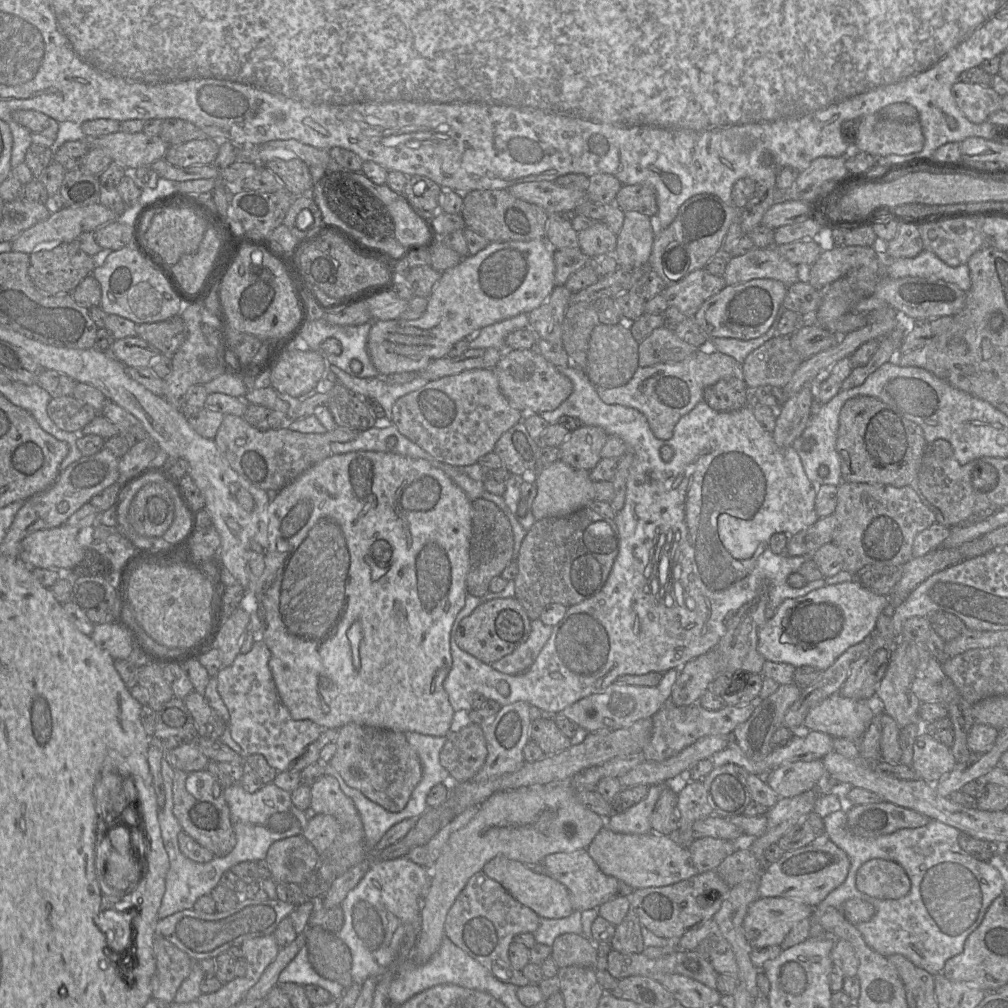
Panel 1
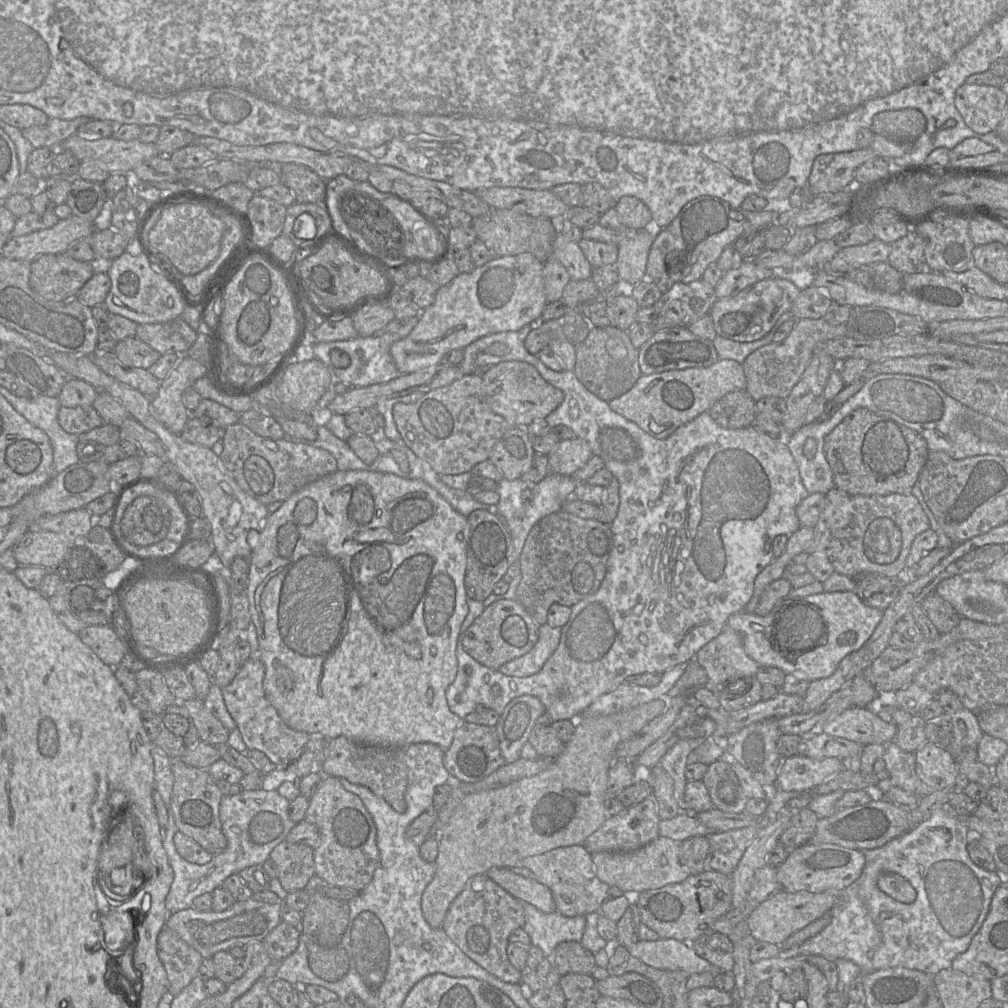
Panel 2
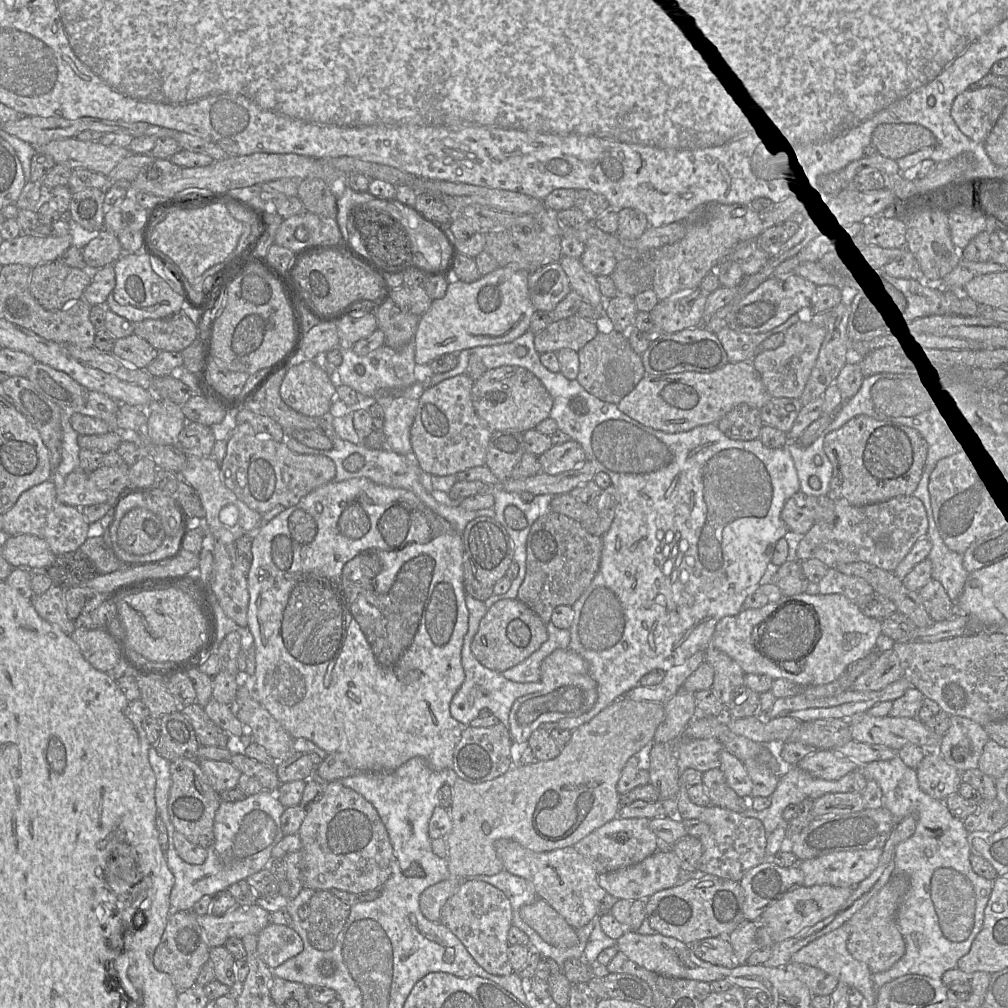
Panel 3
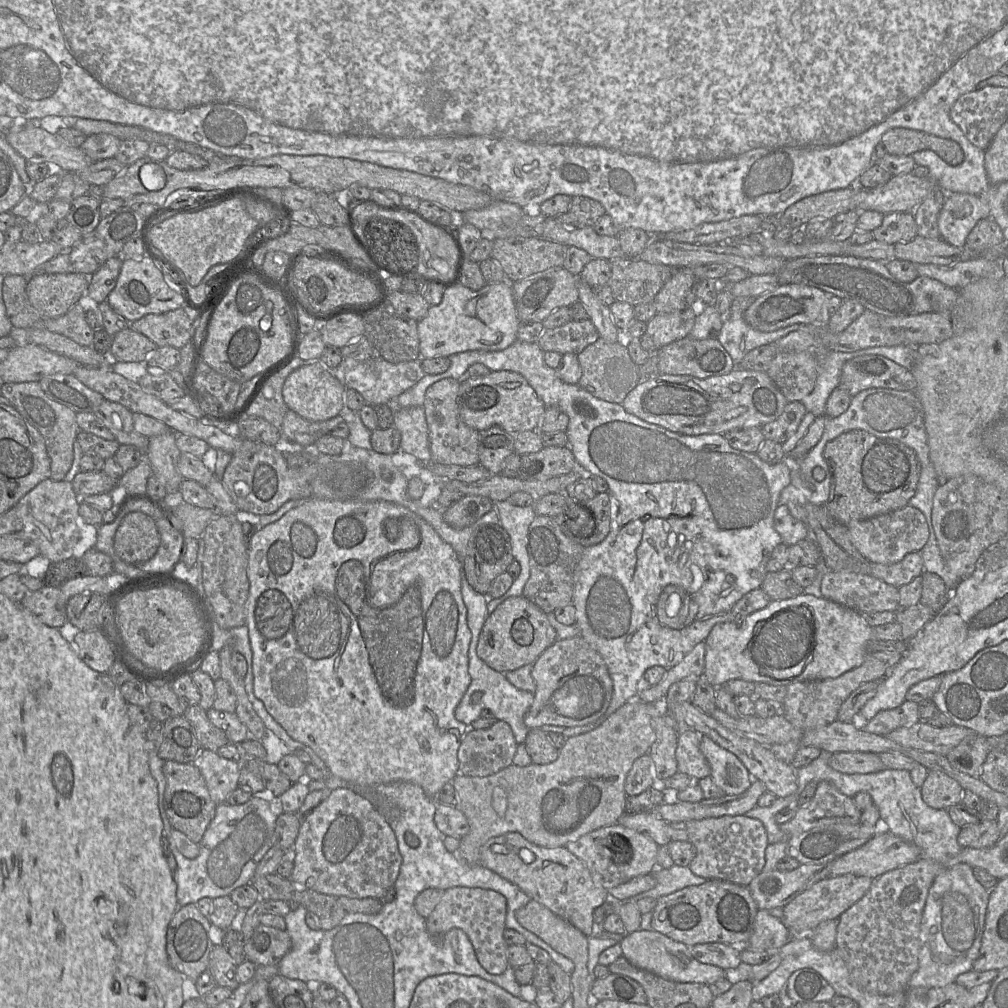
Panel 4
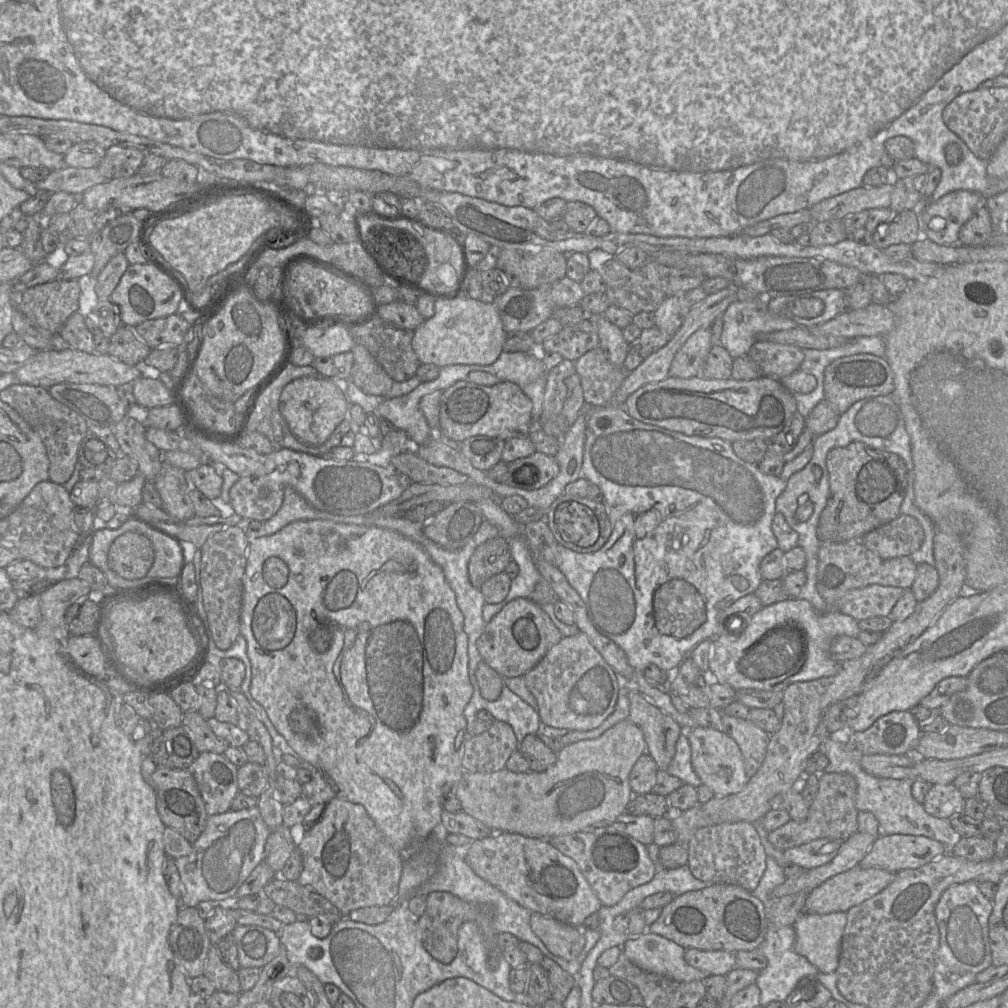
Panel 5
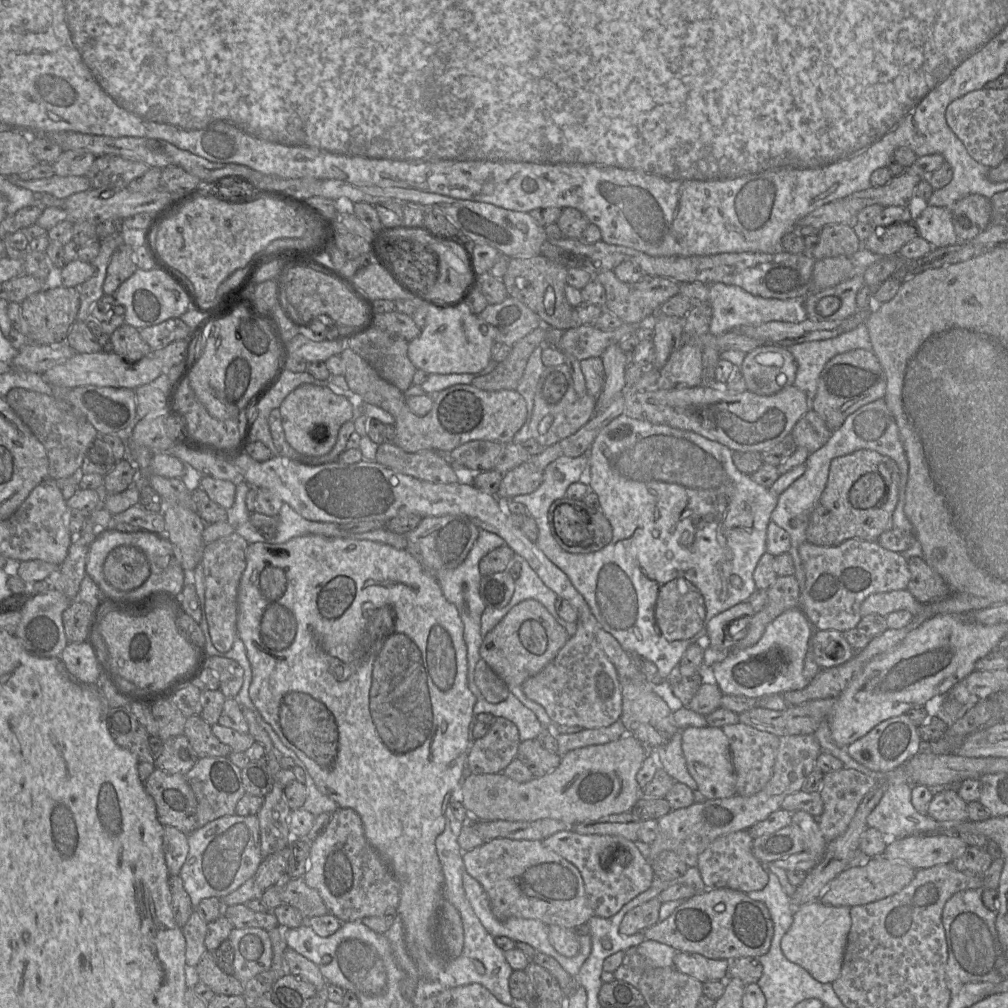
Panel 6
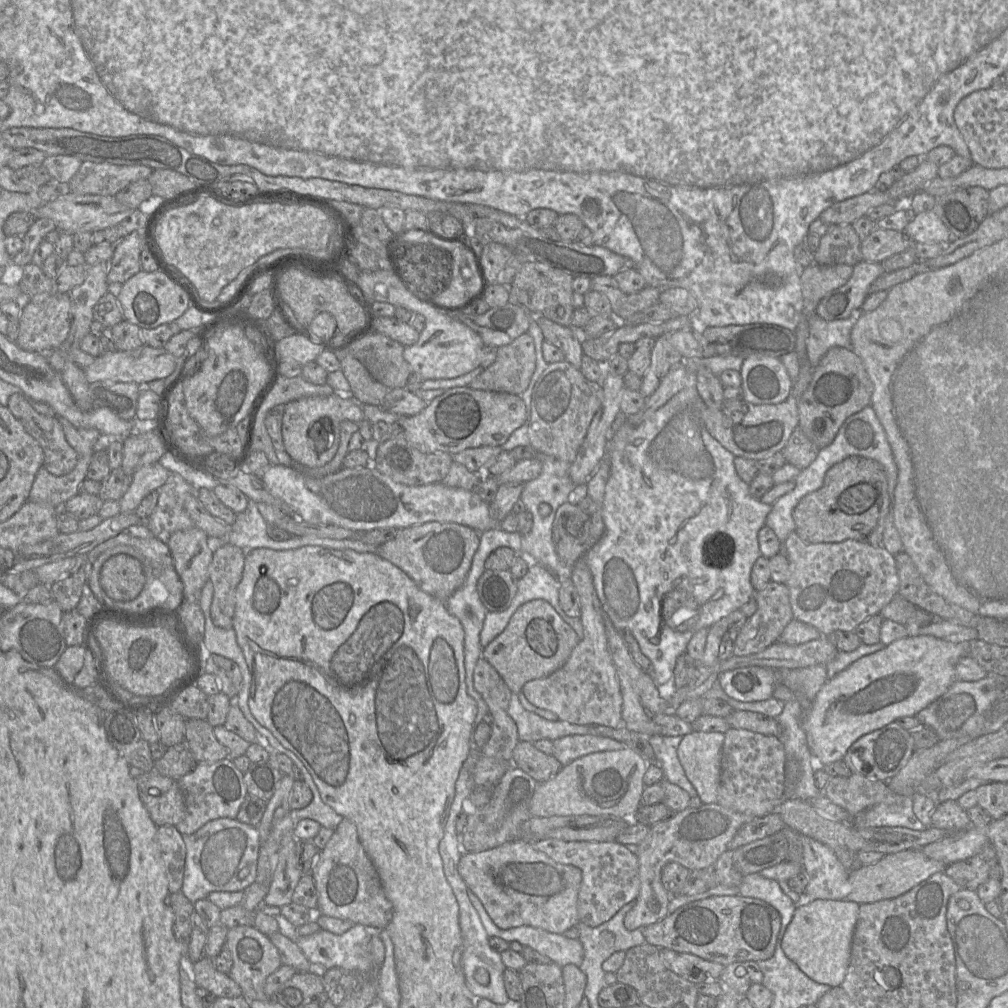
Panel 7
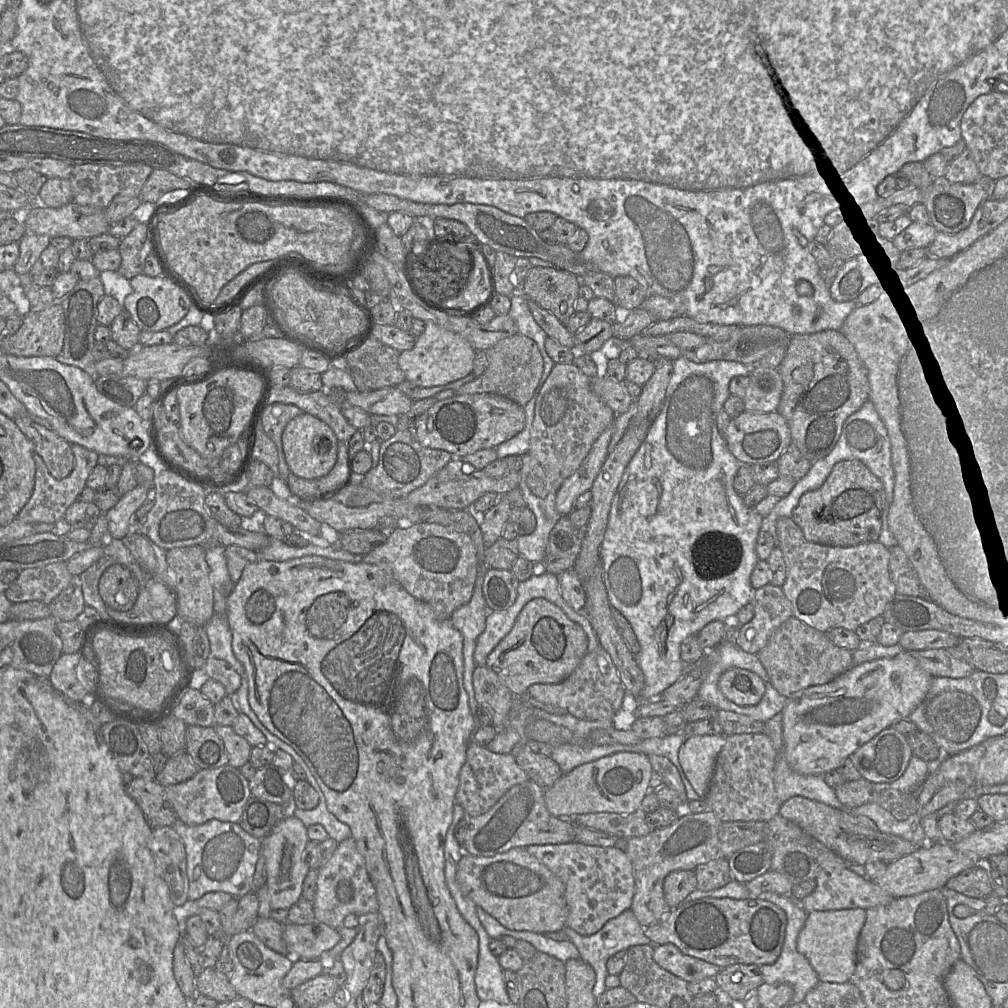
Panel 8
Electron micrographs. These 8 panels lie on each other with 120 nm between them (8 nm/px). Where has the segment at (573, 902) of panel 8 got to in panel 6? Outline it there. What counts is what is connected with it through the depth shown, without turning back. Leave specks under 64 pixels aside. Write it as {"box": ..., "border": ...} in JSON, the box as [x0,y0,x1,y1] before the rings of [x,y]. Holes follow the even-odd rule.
{"box":[541,829,656,918],"border":[[[569,829],[541,842],[578,868],[594,916],[608,918],[615,915],[626,903],[649,889],[656,877],[651,863],[635,843],[622,836],[581,835]]]}

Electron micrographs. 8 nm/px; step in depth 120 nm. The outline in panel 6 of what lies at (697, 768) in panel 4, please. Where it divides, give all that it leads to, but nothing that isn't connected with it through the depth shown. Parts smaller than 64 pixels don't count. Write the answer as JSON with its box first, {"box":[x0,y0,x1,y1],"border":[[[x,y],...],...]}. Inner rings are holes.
{"box":[645,730,698,791],"border":[[[678,730],[671,740],[662,746],[650,749],[645,746],[647,753],[654,751],[659,766],[671,776],[676,782],[686,784],[692,791],[698,790],[697,783],[689,774],[686,759],[682,750],[682,731]]]}

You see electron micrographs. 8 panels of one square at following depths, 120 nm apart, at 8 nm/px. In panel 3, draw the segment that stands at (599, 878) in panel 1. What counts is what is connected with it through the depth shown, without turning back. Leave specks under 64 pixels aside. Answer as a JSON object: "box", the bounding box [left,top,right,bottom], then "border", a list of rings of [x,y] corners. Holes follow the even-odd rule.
{"box":[494,839,607,929],"border":[[[500,839],[494,843],[504,870],[531,882],[537,899],[543,899],[575,929],[598,917],[598,907],[607,892],[598,884],[598,873],[573,846],[548,852],[534,852],[519,843]]]}

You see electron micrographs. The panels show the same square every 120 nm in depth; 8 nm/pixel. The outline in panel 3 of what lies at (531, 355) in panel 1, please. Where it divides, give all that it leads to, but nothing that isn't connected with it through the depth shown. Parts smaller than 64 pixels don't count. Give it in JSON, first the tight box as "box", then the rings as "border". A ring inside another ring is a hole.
{"box":[471,366,553,433],"border":[[[501,366],[487,370],[474,382],[471,392],[477,415],[494,431],[514,430],[524,433],[549,417],[553,398],[541,381],[519,366]]]}

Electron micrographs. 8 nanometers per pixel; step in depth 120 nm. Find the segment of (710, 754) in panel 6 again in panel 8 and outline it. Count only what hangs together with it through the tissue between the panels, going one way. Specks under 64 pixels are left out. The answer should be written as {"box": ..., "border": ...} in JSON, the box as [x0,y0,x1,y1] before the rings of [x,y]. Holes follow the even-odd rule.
{"box":[679,735,725,799],"border":[[[725,735],[690,736],[679,749],[680,765],[702,799],[710,787],[716,759],[725,741]]]}

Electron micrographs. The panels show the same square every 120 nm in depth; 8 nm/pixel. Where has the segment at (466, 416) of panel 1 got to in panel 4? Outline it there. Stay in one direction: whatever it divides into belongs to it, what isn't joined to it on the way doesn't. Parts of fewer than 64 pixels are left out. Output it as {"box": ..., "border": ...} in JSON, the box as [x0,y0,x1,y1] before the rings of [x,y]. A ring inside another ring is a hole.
{"box":[424,378,479,467],"border":[[[453,378],[439,380],[427,388],[424,396],[424,414],[429,431],[431,462],[463,467],[479,464],[479,433],[460,418],[457,396],[460,381]]]}

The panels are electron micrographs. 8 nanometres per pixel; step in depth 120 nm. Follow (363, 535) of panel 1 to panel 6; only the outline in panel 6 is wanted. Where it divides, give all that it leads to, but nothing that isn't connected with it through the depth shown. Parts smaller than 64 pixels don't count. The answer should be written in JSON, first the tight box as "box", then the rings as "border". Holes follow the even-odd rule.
{"box":[237,535,476,981],"border":[[[304,535],[290,539],[284,543],[262,543],[256,542],[248,545],[246,549],[246,567],[240,578],[237,591],[237,636],[242,640],[246,649],[246,655],[251,665],[252,681],[249,687],[249,697],[260,712],[263,719],[272,727],[280,738],[281,742],[291,749],[305,765],[309,774],[313,778],[317,788],[326,796],[334,800],[339,808],[351,808],[361,817],[364,834],[368,842],[377,850],[381,857],[389,865],[394,876],[400,884],[400,902],[397,912],[402,919],[407,951],[415,961],[418,968],[420,979],[436,981],[439,974],[446,966],[447,959],[441,953],[441,948],[436,934],[436,924],[438,909],[443,899],[442,888],[444,876],[441,863],[439,861],[435,846],[436,838],[444,831],[446,824],[445,811],[452,798],[458,798],[458,790],[461,782],[466,776],[466,761],[472,744],[472,735],[469,733],[469,725],[473,716],[473,708],[476,703],[475,695],[470,691],[467,681],[468,660],[467,646],[463,637],[464,624],[459,616],[454,604],[449,602],[443,594],[441,586],[435,575],[426,571],[420,562],[405,549],[397,549],[387,544],[374,542],[371,540],[359,540],[349,537],[324,537],[320,535]]]}

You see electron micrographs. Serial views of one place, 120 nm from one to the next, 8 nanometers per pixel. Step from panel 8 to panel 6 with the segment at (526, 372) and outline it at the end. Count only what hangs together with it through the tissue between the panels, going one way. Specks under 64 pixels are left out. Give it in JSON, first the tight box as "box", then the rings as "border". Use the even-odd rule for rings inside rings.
{"box":[472,325,548,390],"border":[[[541,325],[512,346],[509,356],[490,373],[477,377],[472,385],[480,390],[516,390],[534,349],[548,344],[548,330]]]}

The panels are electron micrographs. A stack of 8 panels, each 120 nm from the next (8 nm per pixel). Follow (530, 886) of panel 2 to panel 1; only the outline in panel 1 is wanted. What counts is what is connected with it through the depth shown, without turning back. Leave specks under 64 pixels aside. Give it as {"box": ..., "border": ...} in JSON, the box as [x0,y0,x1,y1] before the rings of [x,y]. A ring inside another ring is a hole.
{"box":[483,854,574,919],"border":[[[499,854],[485,863],[483,872],[500,883],[514,899],[532,909],[539,917],[558,919],[567,917],[574,911],[566,886],[549,875],[535,873],[522,862]]]}

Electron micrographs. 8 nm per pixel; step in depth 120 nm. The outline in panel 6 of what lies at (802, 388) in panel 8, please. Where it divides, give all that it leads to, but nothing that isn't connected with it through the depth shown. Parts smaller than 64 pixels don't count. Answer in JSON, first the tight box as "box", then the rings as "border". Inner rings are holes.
{"box":[810,349,886,431],"border":[[[864,349],[850,350],[834,356],[825,364],[810,409],[834,431],[843,424],[847,416],[860,407],[883,398],[885,392],[886,376],[874,353]]]}

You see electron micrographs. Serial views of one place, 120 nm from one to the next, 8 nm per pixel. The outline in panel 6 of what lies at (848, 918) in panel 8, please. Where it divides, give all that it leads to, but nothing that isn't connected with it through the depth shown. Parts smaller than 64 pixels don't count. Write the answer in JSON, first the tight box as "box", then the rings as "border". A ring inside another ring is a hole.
{"box":[781,900,850,984],"border":[[[815,900],[795,908],[793,923],[781,939],[781,950],[790,962],[804,968],[815,980],[832,984],[841,972],[850,928],[850,907],[830,906]]]}

